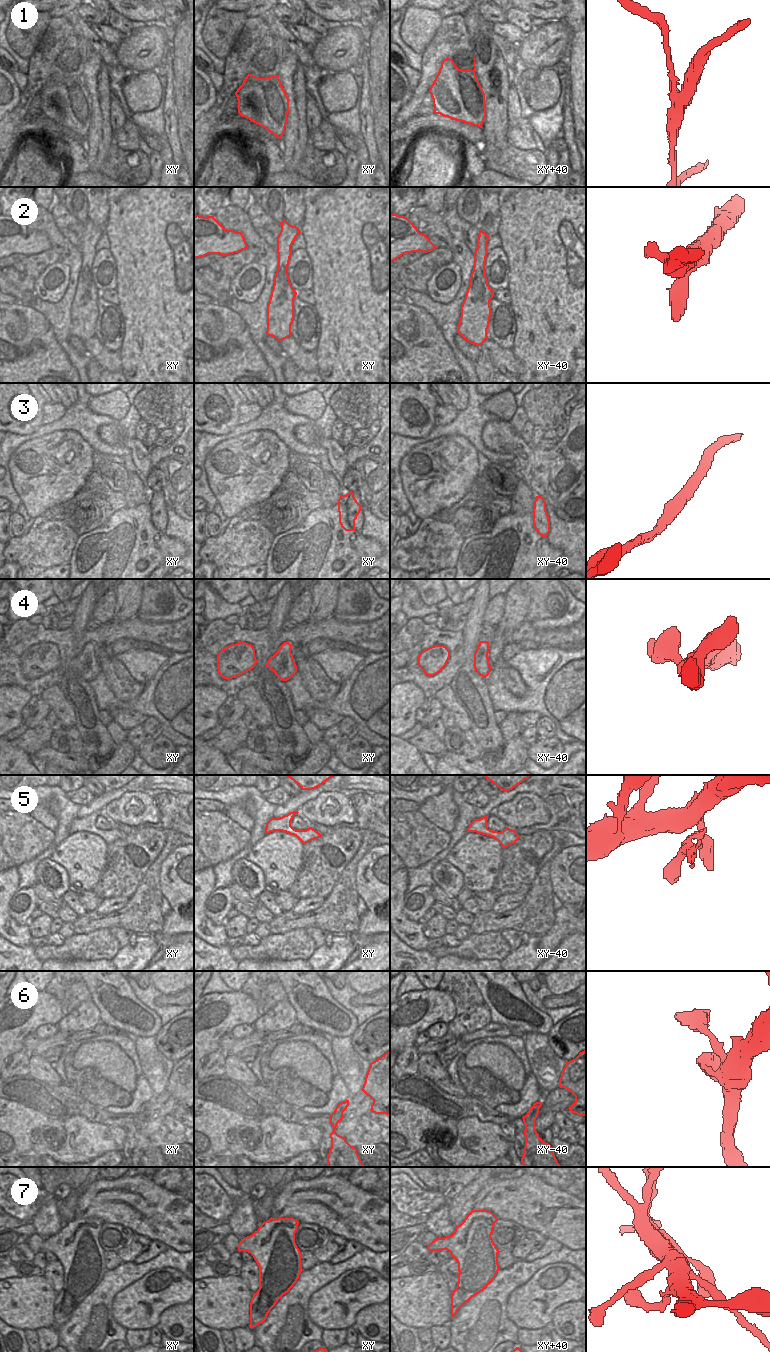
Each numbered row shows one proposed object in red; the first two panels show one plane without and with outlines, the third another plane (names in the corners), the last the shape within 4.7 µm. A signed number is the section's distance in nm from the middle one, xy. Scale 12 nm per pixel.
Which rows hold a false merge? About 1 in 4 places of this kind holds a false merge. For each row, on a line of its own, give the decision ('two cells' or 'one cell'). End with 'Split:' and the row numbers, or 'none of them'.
1: two cells
2: one cell
3: one cell
4: one cell
5: one cell
6: one cell
7: one cell
Split: 1

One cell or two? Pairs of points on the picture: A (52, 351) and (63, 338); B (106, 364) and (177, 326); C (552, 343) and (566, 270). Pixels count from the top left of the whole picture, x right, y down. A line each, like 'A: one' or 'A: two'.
A: two
B: two
C: one

